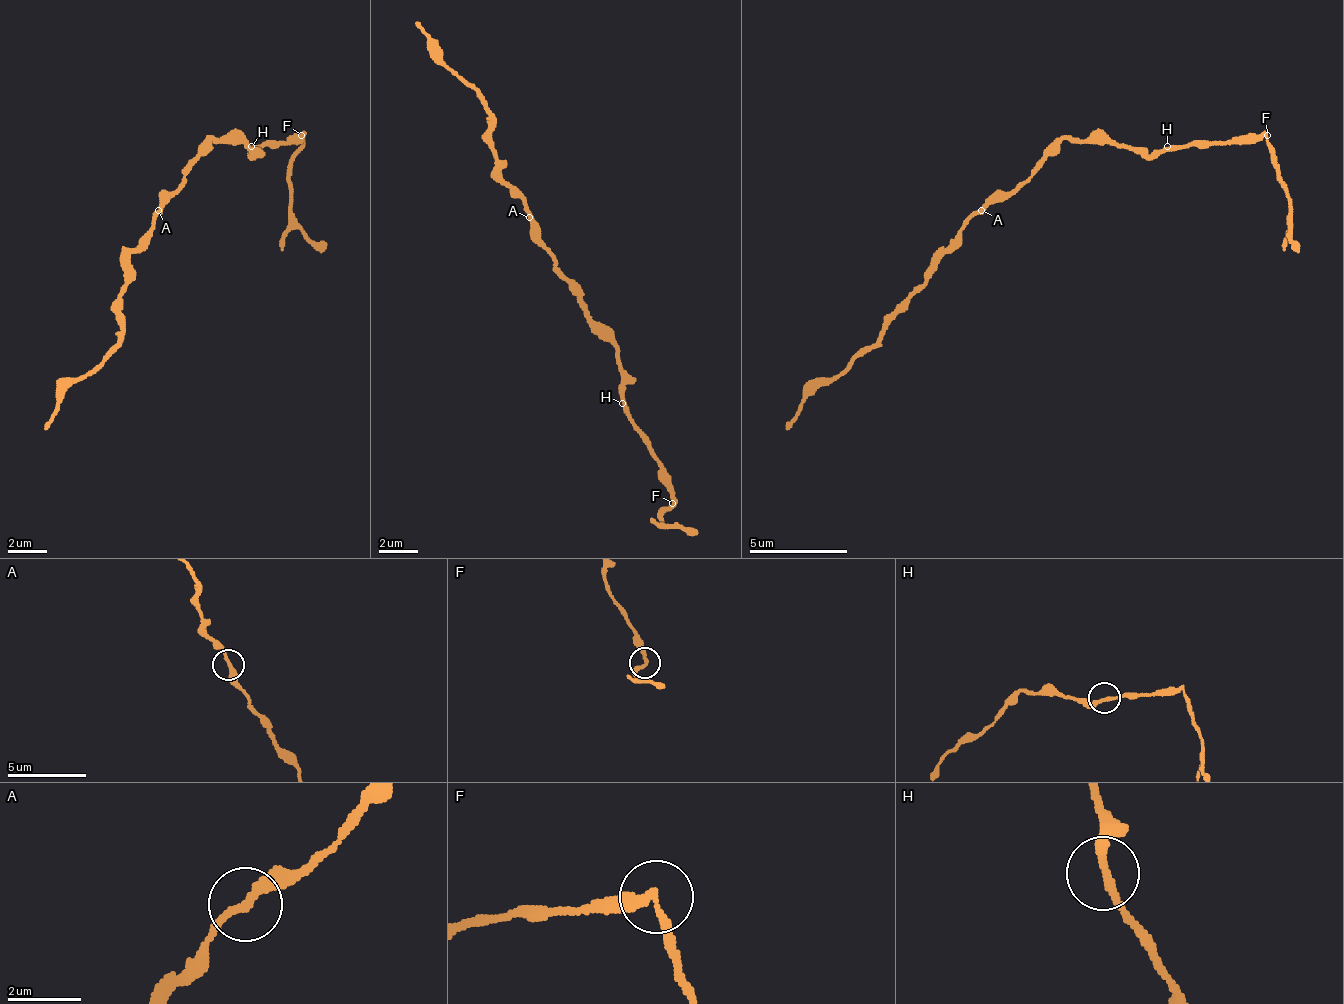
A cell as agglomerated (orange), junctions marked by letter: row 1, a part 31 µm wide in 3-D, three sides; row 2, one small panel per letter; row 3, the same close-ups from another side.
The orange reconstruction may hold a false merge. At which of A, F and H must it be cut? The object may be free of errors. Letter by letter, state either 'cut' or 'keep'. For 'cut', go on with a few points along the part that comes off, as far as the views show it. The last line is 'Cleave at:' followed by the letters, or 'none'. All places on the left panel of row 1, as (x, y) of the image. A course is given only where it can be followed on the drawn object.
A: keep
F: cut | (300, 136), (290, 166), (290, 220), (325, 249)
H: keep
Cleave at: F

